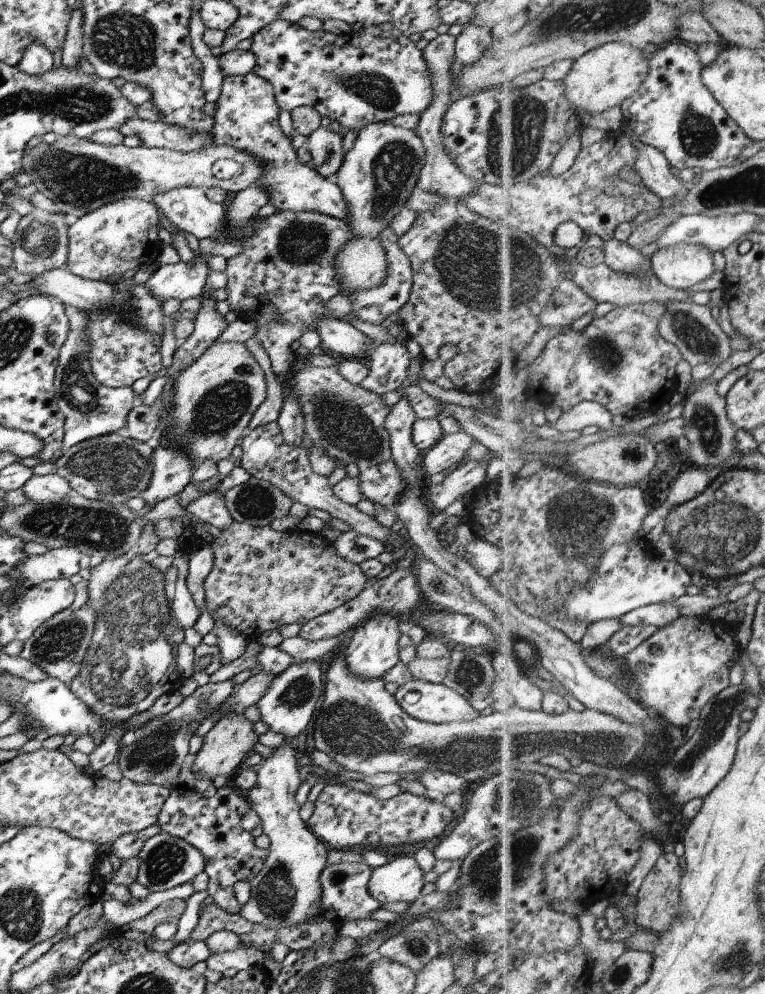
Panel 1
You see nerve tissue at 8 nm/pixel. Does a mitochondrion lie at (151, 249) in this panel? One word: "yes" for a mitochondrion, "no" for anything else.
no

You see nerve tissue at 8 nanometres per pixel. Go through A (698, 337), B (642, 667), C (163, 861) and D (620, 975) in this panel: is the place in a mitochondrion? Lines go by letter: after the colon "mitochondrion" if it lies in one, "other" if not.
A: mitochondrion
B: mitochondrion
C: mitochondrion
D: mitochondrion

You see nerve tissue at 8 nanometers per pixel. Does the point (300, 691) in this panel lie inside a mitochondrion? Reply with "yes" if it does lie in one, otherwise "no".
yes

